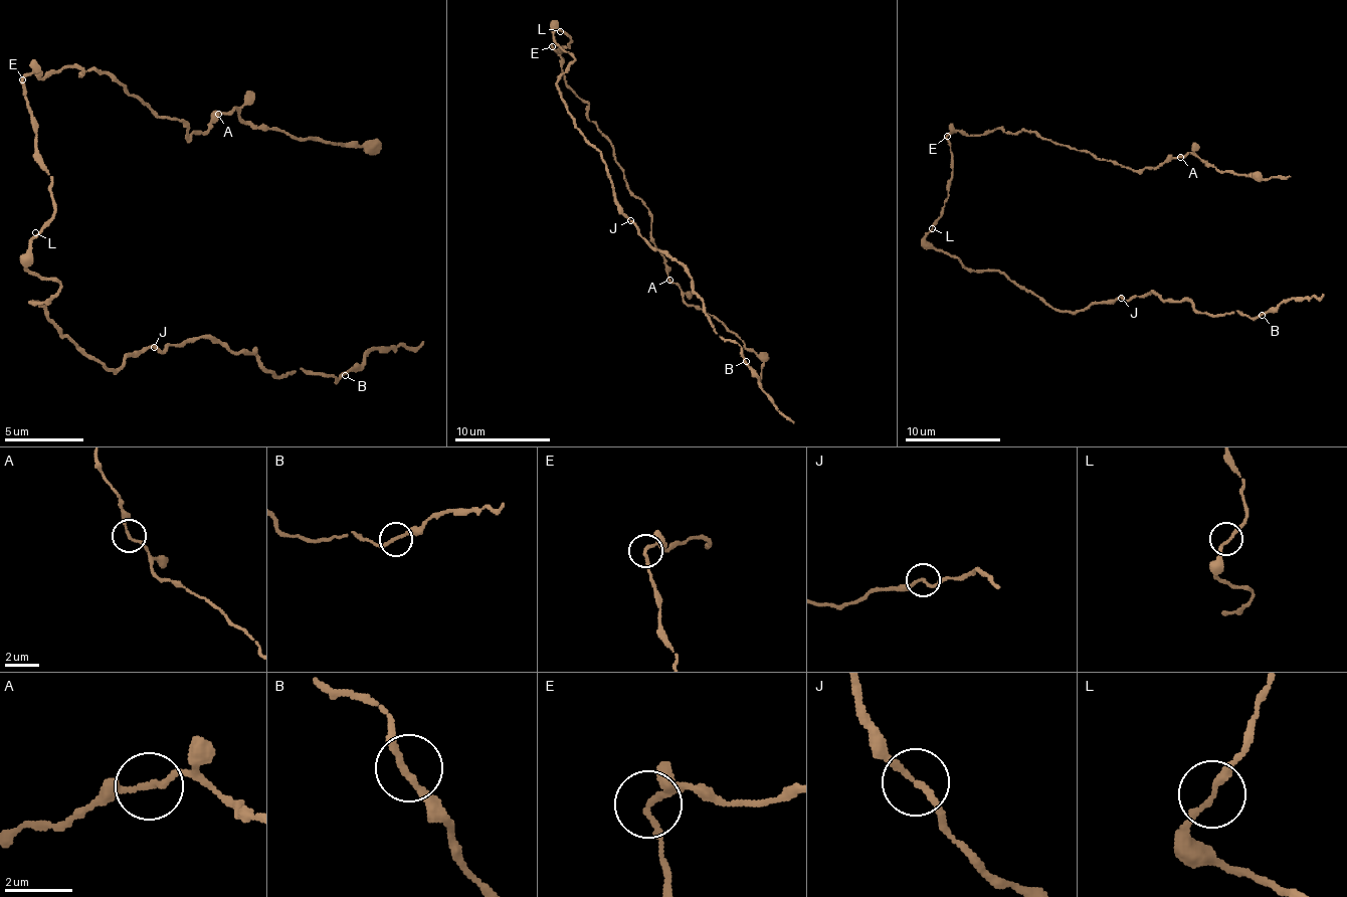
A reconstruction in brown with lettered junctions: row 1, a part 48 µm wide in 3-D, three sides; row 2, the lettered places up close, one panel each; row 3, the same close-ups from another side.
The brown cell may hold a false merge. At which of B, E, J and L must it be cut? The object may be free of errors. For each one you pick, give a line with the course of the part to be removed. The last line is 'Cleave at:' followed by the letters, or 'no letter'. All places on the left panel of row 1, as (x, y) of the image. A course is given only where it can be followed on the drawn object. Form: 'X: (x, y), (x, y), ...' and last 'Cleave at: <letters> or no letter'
E: (23, 78), (103, 70), (186, 126), (186, 138), (237, 110), (245, 122), (297, 138), (368, 146)
Cleave at: E

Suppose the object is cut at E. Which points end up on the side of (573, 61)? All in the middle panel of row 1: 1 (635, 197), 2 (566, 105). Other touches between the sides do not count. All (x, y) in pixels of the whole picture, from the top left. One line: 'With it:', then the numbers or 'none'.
With it: 2

